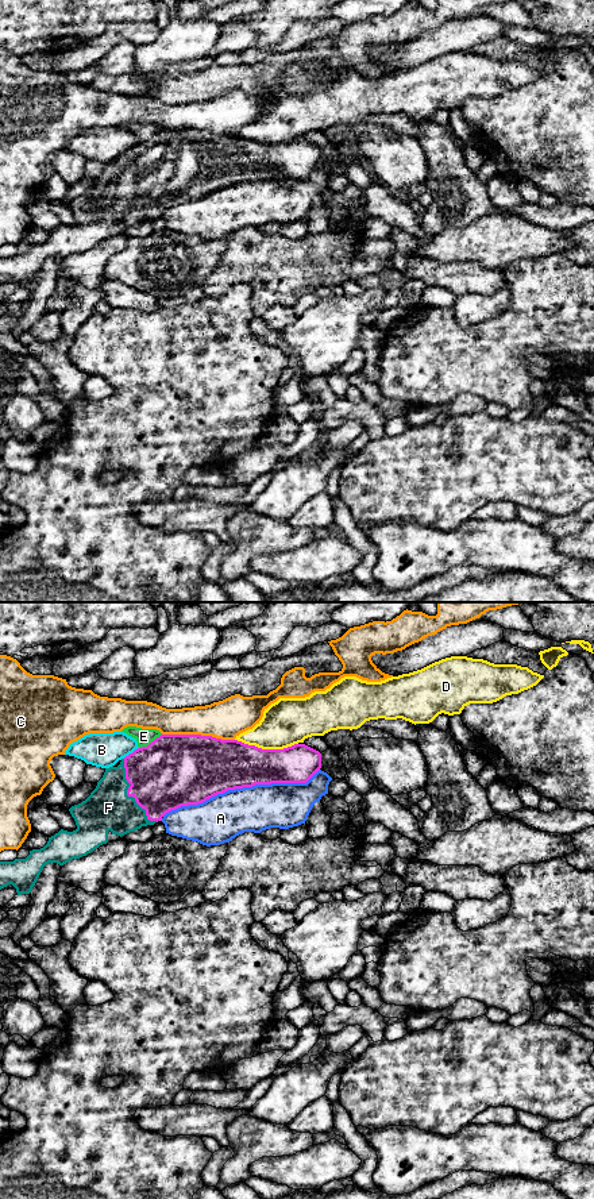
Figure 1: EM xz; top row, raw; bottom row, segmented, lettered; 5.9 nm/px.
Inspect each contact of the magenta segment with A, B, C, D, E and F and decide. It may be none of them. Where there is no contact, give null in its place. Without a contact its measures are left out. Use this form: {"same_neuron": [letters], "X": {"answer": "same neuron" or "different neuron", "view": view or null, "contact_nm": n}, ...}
{"same_neuron": ["F"], "A": {"answer": "different neuron", "view": "xz", "contact_nm": 1000}, "B": {"answer": "different neuron", "view": "xz", "contact_nm": 120}, "C": {"answer": "different neuron", "view": "xz", "contact_nm": 440}, "D": {"answer": "different neuron", "view": "xz", "contact_nm": 380}, "E": {"answer": "different neuron", "view": "xz", "contact_nm": 160}, "F": {"answer": "same neuron", "view": "xz", "contact_nm": 420}}

